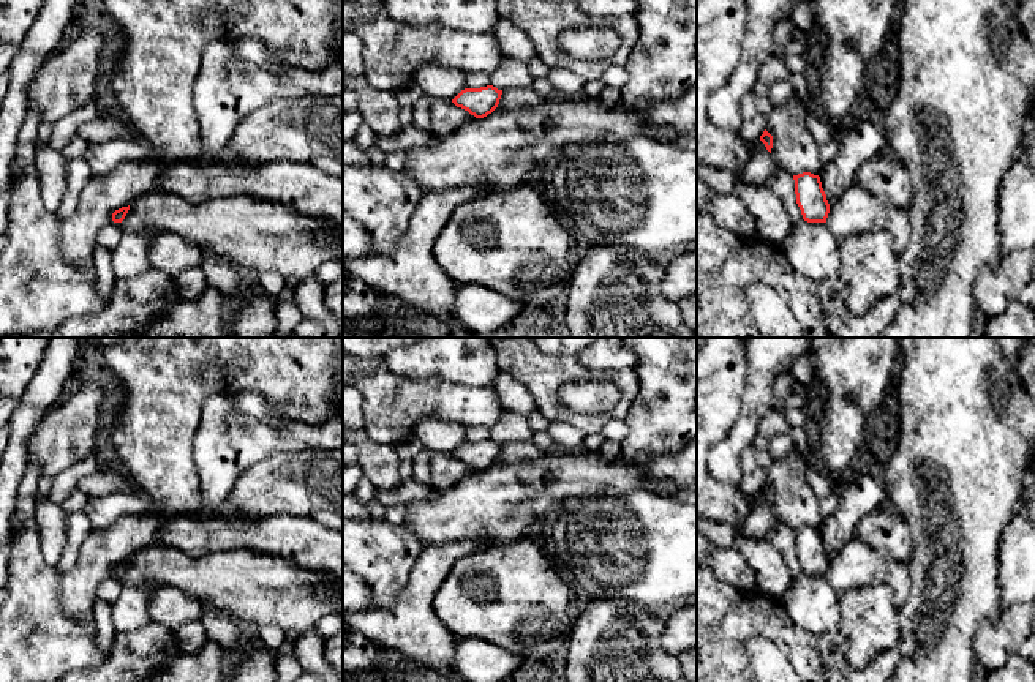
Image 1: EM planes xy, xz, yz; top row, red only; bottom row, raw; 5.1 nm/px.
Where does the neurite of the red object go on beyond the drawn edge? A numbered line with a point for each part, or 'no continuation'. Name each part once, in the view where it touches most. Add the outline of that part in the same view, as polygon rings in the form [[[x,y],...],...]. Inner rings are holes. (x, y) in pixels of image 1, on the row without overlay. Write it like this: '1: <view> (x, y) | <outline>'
no continuation

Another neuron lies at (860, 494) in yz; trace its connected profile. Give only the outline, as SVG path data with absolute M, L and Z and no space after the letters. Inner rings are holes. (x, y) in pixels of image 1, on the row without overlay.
M864 470L855 472L839 486L839 507L820 526L822 541L828 557L837 553L849 540L860 519L886 505L886 491L882 483Z

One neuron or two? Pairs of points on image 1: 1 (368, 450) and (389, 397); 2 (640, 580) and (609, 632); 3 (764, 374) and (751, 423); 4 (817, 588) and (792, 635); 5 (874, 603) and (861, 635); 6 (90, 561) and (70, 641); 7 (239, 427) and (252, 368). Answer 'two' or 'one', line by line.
1: two
2: two
3: one
4: two
5: one
6: two
7: two

